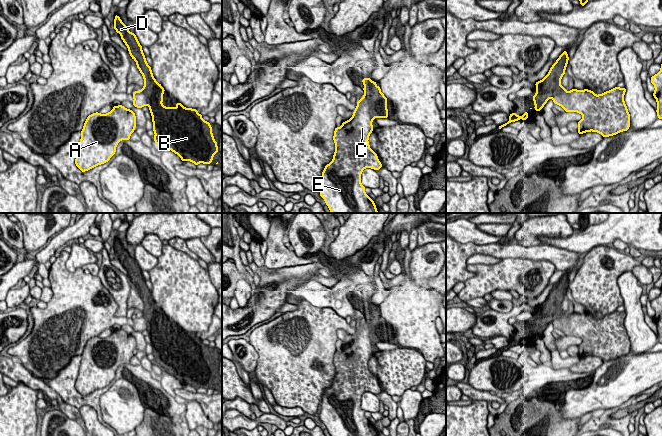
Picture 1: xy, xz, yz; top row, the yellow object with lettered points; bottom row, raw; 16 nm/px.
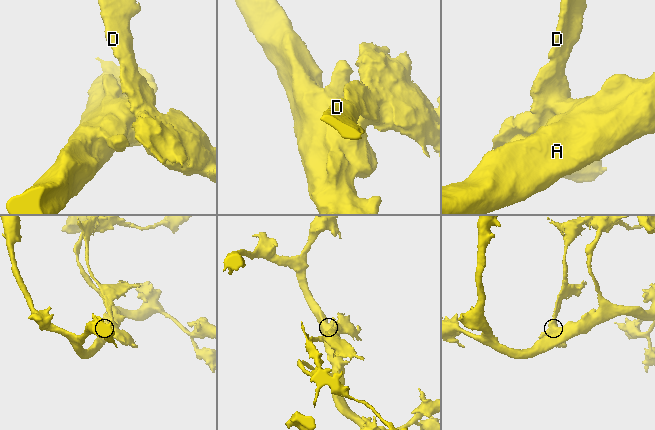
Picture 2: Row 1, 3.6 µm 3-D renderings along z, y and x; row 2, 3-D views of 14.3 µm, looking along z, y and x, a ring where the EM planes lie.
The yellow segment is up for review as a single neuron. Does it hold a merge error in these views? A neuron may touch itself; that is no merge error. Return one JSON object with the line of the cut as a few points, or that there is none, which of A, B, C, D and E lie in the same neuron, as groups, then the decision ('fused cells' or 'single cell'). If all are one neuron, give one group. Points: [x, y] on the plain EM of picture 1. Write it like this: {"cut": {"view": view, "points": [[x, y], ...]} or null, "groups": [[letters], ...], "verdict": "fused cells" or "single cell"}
{"cut": {"view": "xz", "points": [[364, 319], [369, 327], [369, 335], [374, 341]]}, "groups": [["A", "C", "E"], ["B", "D"]], "verdict": "fused cells"}

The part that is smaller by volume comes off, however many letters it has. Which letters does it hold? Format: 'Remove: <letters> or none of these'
Remove: B, D

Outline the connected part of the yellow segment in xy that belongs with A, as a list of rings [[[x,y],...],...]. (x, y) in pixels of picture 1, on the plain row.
[[[122,329],[114,330],[107,338],[89,339],[81,355],[76,390],[85,396],[108,386],[118,367],[129,364],[135,351],[135,337]]]

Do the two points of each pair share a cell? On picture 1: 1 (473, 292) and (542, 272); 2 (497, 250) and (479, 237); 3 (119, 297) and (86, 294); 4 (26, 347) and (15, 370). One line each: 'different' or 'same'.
1: same
2: different
3: different
4: different

